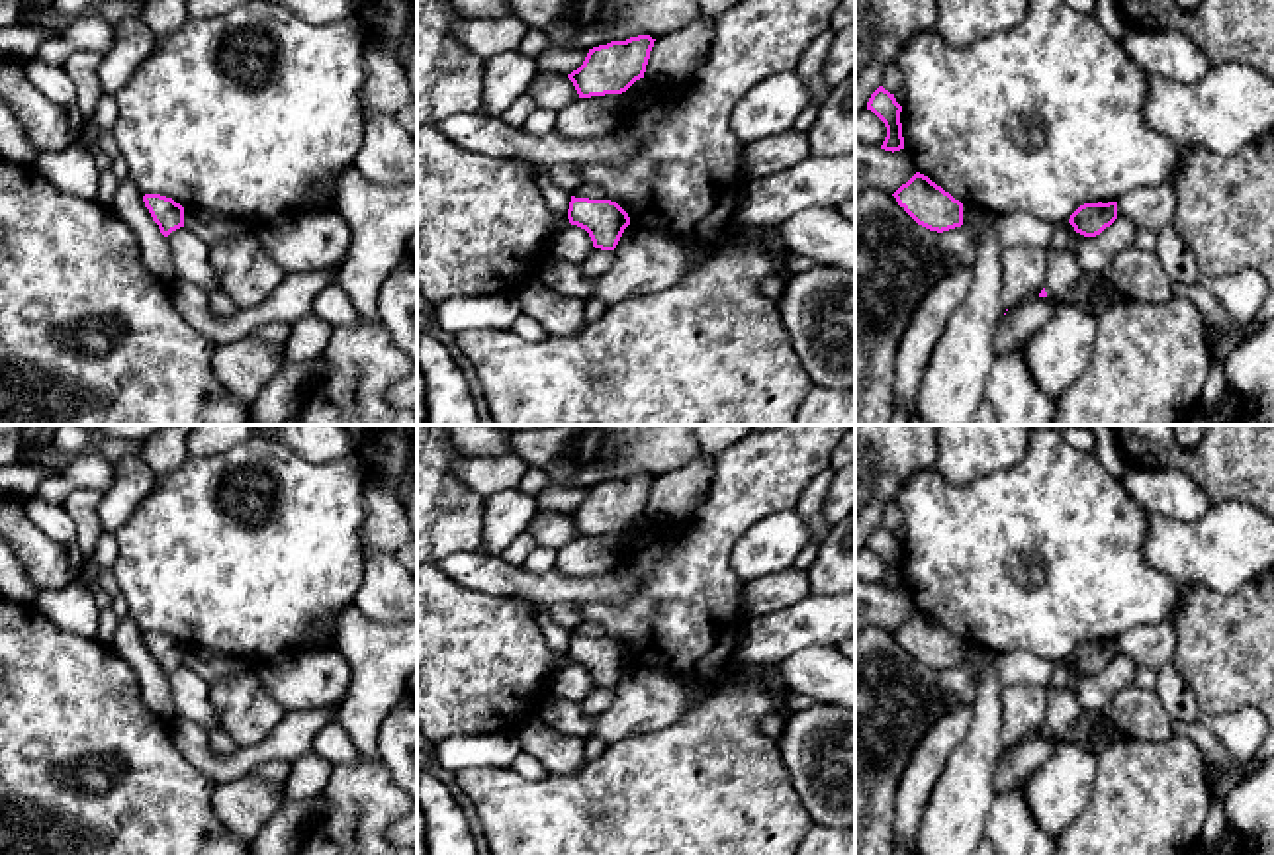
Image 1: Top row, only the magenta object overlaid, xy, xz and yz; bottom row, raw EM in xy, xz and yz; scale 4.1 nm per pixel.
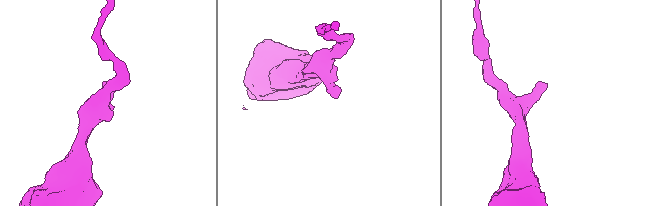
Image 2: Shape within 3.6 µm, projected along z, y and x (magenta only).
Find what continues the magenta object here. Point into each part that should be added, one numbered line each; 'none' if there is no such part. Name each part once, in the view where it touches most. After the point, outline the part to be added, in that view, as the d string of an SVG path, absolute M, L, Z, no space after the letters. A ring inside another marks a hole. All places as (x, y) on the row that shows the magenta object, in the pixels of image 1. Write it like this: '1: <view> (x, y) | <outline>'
none

